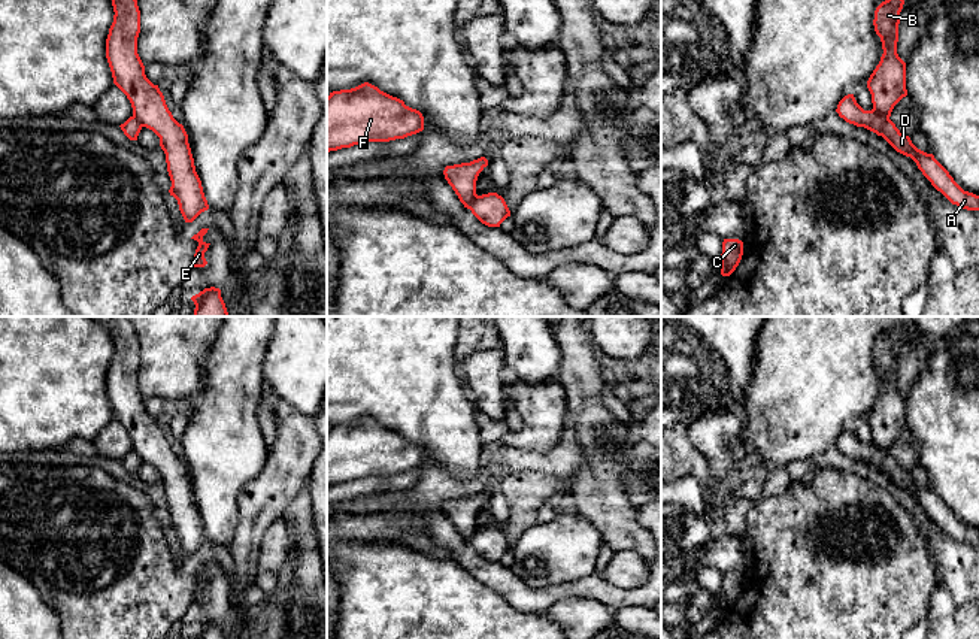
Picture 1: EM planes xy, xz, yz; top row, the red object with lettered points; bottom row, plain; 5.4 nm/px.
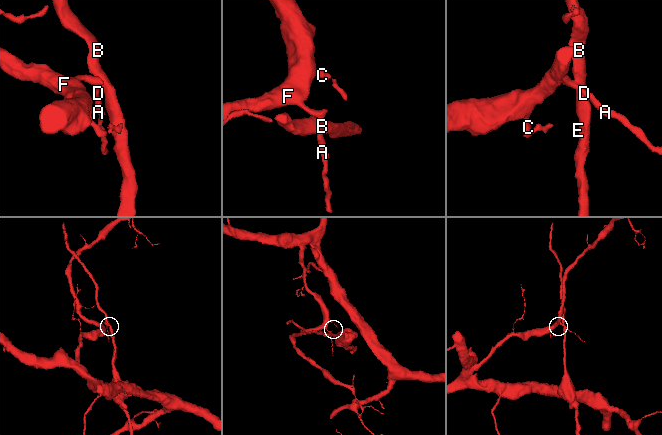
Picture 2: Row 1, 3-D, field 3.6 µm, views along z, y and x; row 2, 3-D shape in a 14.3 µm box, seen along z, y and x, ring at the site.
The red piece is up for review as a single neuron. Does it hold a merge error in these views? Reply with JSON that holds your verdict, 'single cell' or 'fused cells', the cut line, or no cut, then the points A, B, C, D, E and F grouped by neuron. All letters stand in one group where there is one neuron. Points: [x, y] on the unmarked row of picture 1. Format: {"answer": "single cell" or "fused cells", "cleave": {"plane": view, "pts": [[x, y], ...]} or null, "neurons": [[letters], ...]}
{"answer": "fused cells", "cleave": {"plane": "yz", "pts": [[872, 444], [888, 453]]}, "neurons": [["A", "C", "D", "F"], ["B", "E"]]}

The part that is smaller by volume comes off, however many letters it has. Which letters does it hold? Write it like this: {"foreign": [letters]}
{"foreign": ["B", "E"]}

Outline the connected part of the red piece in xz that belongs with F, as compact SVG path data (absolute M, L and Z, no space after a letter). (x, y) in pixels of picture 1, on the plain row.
M364 417L327 431L327 487L404 473L424 464L419 445Z

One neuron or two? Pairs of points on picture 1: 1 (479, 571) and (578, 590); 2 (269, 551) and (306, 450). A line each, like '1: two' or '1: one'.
1: one
2: two

